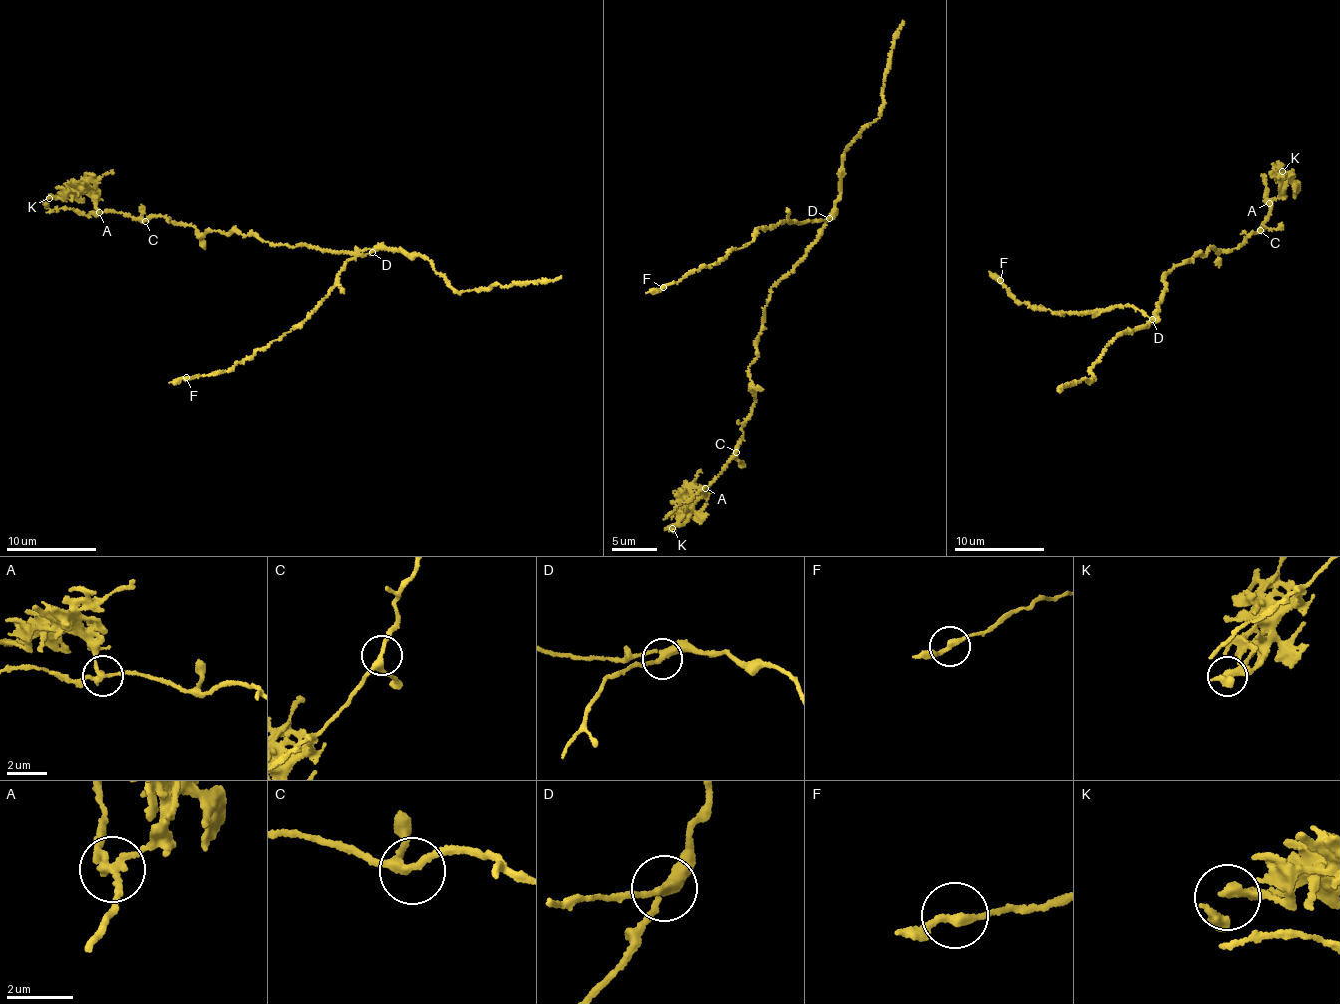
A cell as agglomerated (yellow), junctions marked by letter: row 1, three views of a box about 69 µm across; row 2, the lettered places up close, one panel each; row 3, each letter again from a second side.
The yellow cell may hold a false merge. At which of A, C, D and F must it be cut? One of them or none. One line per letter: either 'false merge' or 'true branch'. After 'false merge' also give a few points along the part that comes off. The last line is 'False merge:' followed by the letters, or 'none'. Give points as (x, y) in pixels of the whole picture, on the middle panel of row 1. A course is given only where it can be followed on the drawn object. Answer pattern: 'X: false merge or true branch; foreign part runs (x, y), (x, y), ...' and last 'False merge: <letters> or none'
A: false merge; foreign part runs (705, 489), (705, 496), (696, 501), (683, 524), (670, 528), (675, 532)
C: true branch
D: true branch
F: true branch
False merge: A

